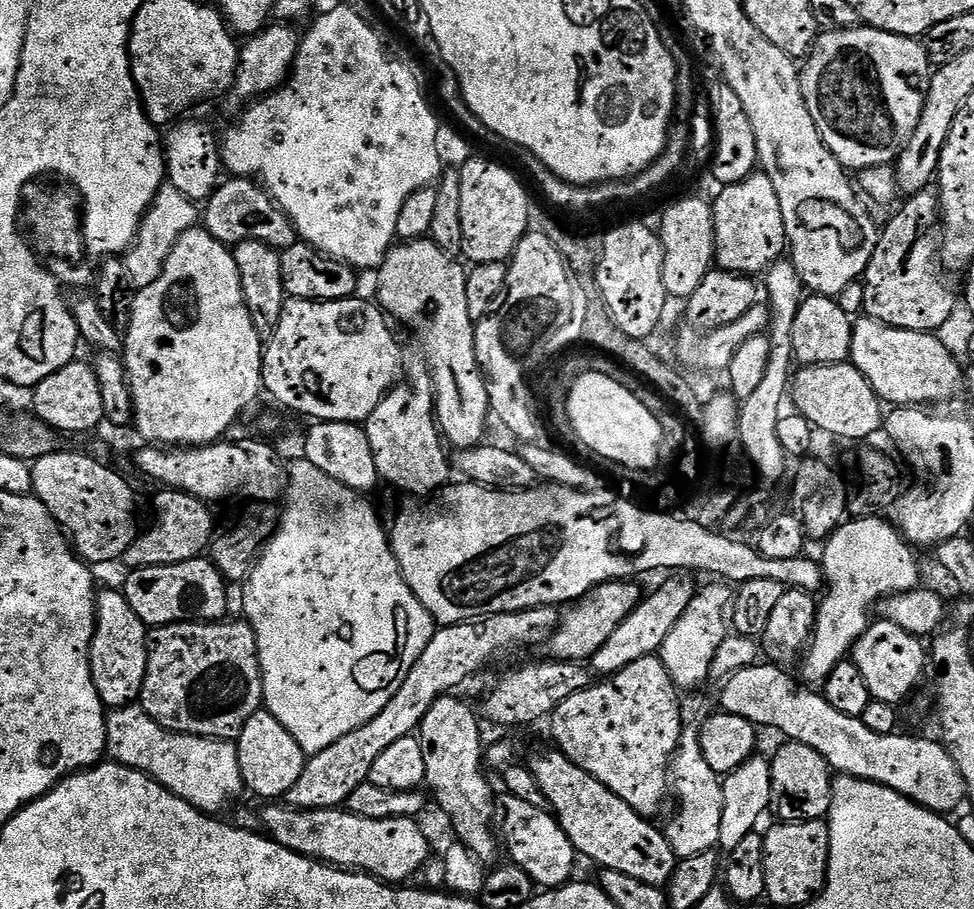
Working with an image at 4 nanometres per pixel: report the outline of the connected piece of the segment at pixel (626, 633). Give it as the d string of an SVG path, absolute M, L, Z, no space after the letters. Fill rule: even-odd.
M672 574L669 576L672 577L661 586L660 592L654 592L649 597L647 595L641 599L639 606L625 618L622 626L618 626L618 630L614 630L614 634L610 634L606 643L590 657L590 667L593 673L600 675L601 672L604 675L601 677L608 678L642 658L659 653L662 642L666 642L670 630L674 630L678 618L686 614L686 606L690 606L690 602L698 591L698 584L692 581L695 579L691 575Z

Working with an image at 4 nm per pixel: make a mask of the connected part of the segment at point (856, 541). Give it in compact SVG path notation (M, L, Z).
M866 516L852 518L840 525L831 536L828 537L824 548L824 560L822 567L827 584L828 597L818 604L816 614L816 631L812 637L812 643L806 653L808 660L808 676L816 682L822 682L838 666L840 660L845 659L851 653L856 640L867 630L870 623L868 615L872 607L879 605L889 596L897 596L900 592L914 592L920 580L920 564L916 561L913 545L909 544L900 535L899 528L895 523L884 521L880 516Z

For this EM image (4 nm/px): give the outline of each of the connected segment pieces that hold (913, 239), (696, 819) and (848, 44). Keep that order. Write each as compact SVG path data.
M925 190L909 195L895 209L891 220L883 225L879 233L876 249L862 277L863 315L869 320L877 320L902 330L939 333L939 328L951 318L956 304L958 308L957 293L955 296L944 285L940 268L942 205L935 191Z
M696 726L685 727L680 736L680 747L674 757L674 776L680 779L680 800L684 805L680 813L669 822L666 827L668 841L675 847L677 855L684 859L692 856L694 852L709 851L710 846L724 830L722 818L723 802L722 790L724 789L722 777L710 770L710 762L702 758L700 745L700 730Z
M857 26L846 30L838 30L837 32L821 31L817 35L815 44L812 45L802 64L800 89L802 90L802 98L810 110L810 118L814 118L814 126L818 126L818 134L822 134L826 146L840 159L840 163L844 165L845 169L859 170L870 166L882 166L883 164L895 165L896 161L899 160L901 154L904 153L904 147L907 146L912 135L918 130L918 122L924 113L933 75L933 65L930 63L923 43L919 39L911 36L895 36L877 28Z

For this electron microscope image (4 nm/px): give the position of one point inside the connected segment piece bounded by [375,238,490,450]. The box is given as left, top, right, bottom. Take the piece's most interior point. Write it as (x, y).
(419, 284)

